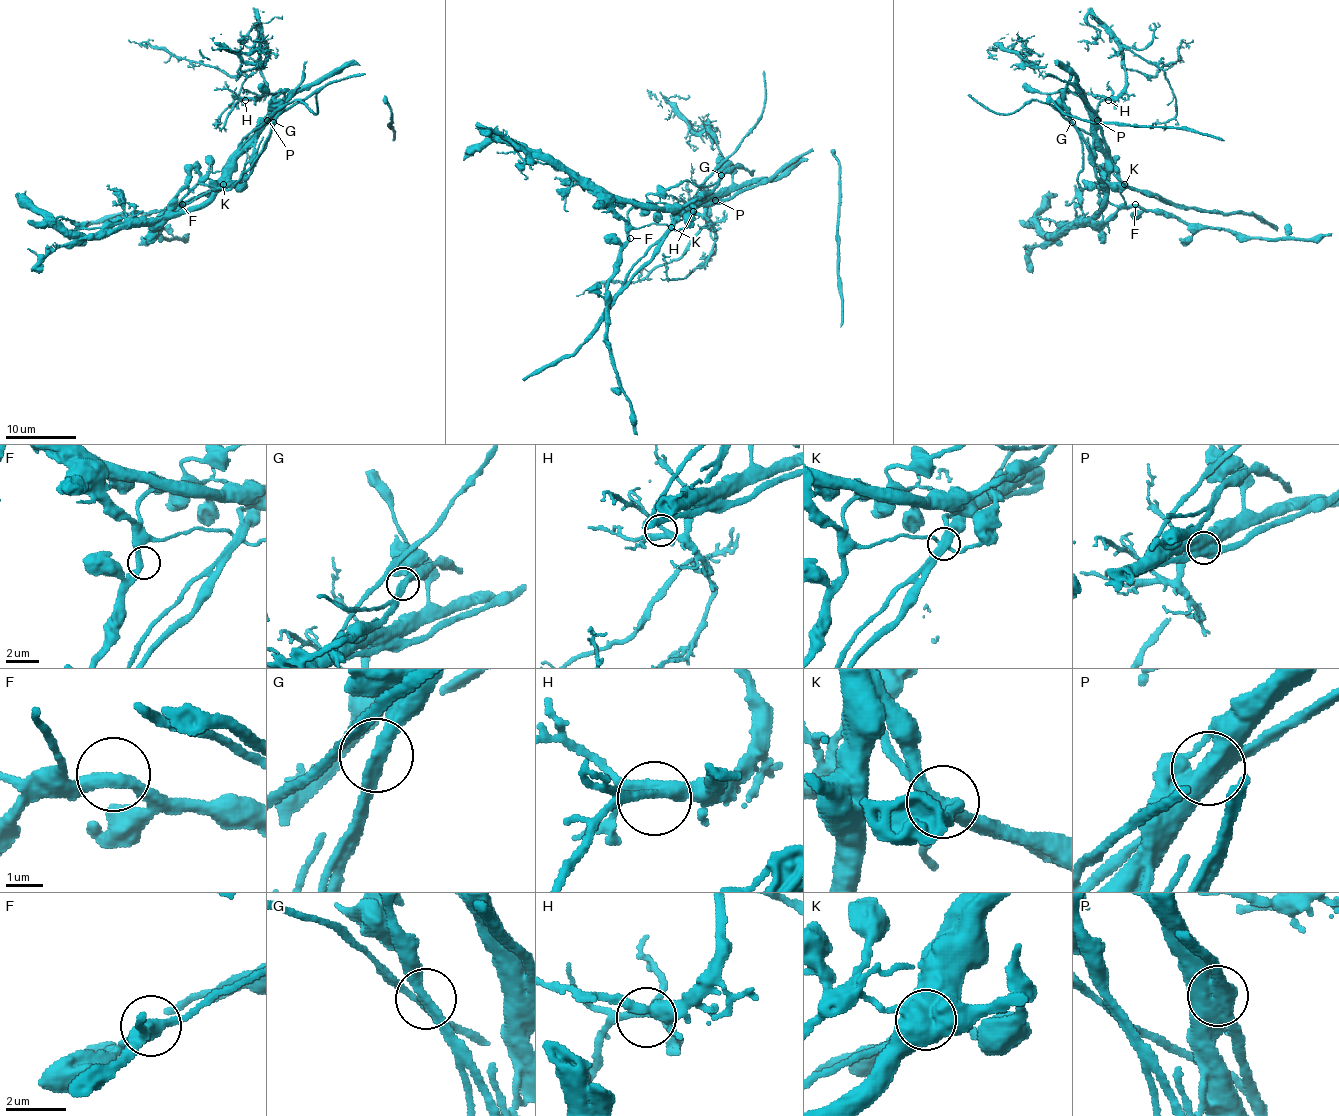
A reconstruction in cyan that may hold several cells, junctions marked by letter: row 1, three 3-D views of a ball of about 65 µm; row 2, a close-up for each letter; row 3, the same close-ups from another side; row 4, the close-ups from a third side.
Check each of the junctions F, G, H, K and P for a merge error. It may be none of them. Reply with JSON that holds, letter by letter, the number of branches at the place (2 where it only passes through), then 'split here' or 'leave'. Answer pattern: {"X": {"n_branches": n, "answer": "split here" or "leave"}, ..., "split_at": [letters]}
{"F": {"n_branches": 2, "answer": "leave"}, "G": {"n_branches": 2, "answer": "split here"}, "H": {"n_branches": 4, "answer": "leave"}, "K": {"n_branches": 4, "answer": "split here"}, "P": {"n_branches": 2, "answer": "split here"}, "split_at": ["G", "K", "P"]}

